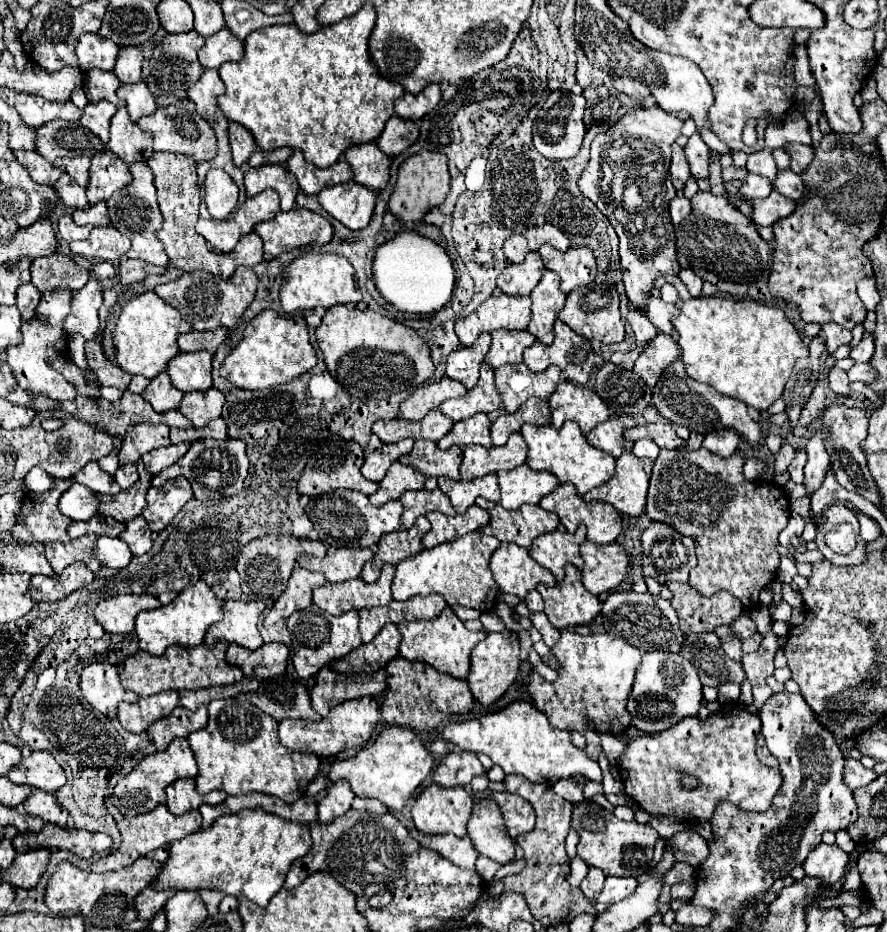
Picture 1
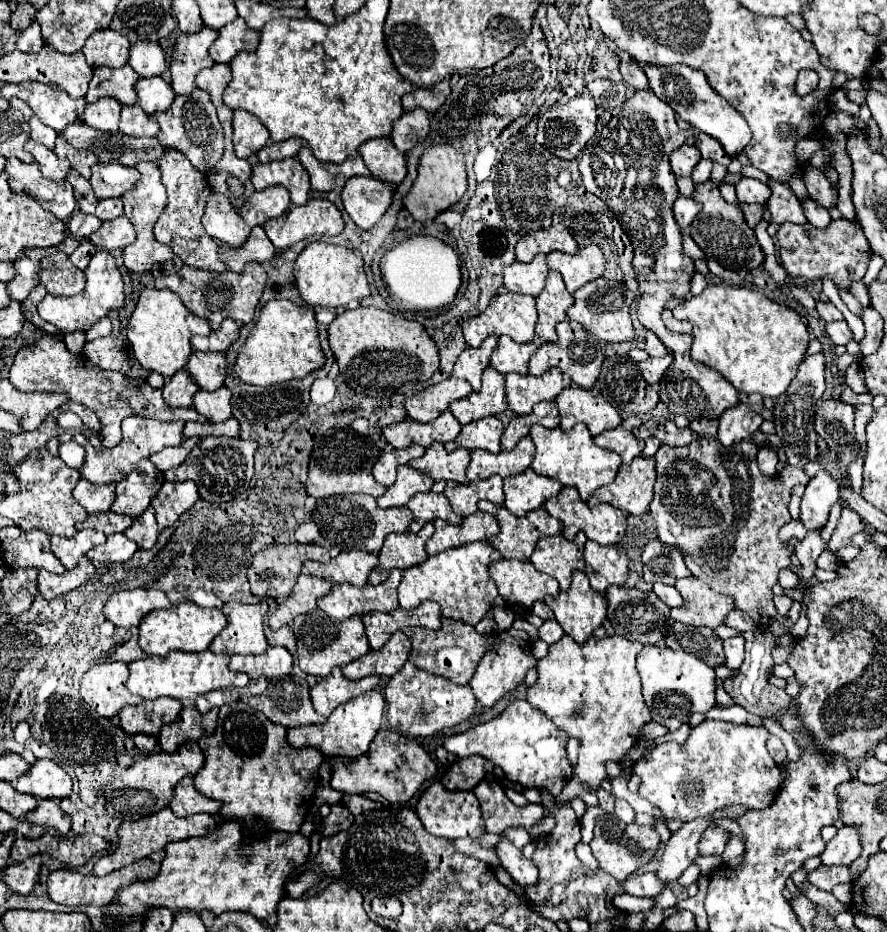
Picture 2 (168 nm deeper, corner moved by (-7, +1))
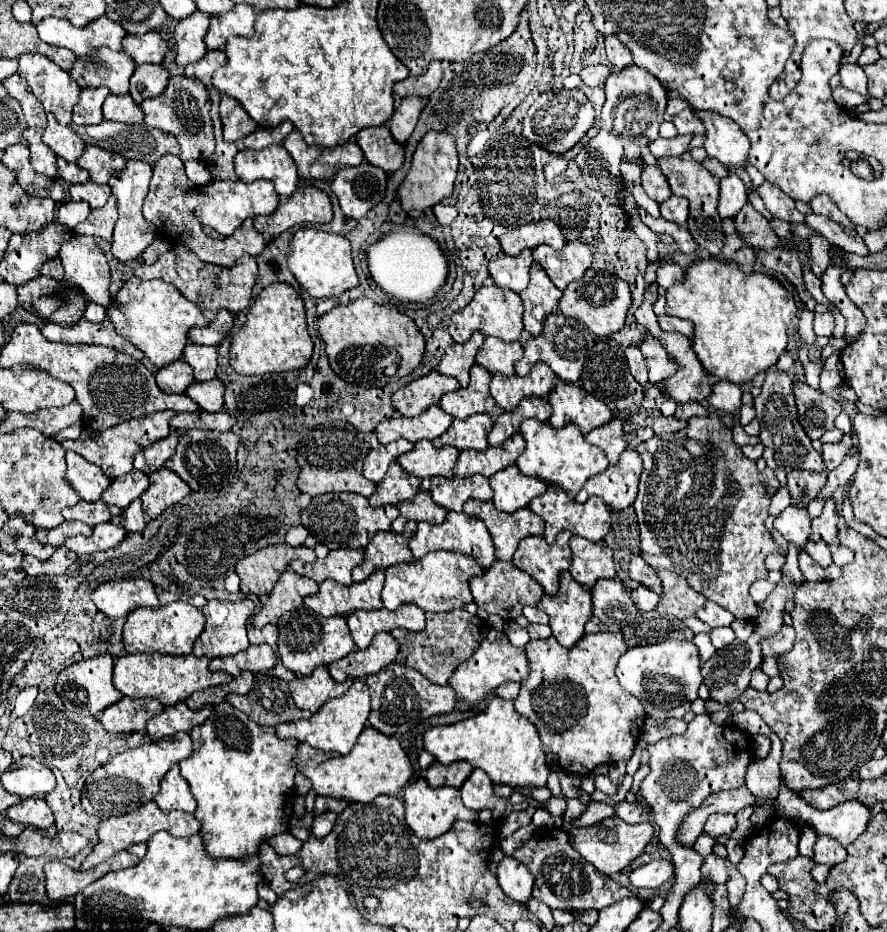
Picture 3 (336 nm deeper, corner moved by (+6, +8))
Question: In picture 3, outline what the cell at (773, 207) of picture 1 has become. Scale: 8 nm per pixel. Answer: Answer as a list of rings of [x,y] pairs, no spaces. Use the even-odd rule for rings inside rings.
[[[764,182],[758,188],[758,194],[764,200],[766,210],[774,218],[780,218],[780,220],[786,220],[786,222],[804,222],[804,214],[800,214],[796,210],[794,200],[790,200],[790,196],[786,196],[778,186],[774,186],[770,182]]]

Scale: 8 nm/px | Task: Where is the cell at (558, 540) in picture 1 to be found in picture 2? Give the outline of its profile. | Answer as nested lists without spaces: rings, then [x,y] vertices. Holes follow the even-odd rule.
[[[579,533],[573,541],[563,539],[563,535],[543,537],[539,539],[529,561],[537,571],[555,577],[559,581],[559,591],[567,591],[573,571],[585,569],[583,559],[585,541],[587,537],[583,533]]]

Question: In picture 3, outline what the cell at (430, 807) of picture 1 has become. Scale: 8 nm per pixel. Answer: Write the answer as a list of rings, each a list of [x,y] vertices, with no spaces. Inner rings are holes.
[[[418,776],[416,780],[412,780],[406,790],[404,790],[404,808],[406,808],[406,824],[412,828],[412,832],[418,838],[434,838],[440,836],[444,832],[450,830],[450,826],[458,820],[466,820],[466,822],[476,822],[478,814],[470,808],[464,806],[462,798],[460,798],[460,790],[454,788],[432,788],[430,784],[426,784],[426,780],[422,776]]]

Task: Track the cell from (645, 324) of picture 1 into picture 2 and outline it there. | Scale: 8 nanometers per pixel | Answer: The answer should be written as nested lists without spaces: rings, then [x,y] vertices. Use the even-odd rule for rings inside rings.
[[[645,331],[645,351],[651,355],[651,357],[661,357],[661,355],[667,355],[667,347],[663,347],[663,343],[659,341],[659,337],[651,331]]]

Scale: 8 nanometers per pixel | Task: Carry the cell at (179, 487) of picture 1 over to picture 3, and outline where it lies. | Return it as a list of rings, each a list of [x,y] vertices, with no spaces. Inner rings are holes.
[[[160,468],[158,472],[150,474],[150,486],[148,490],[140,496],[144,512],[150,518],[160,516],[168,506],[176,504],[184,496],[188,496],[192,490],[190,486],[176,476],[176,472]]]

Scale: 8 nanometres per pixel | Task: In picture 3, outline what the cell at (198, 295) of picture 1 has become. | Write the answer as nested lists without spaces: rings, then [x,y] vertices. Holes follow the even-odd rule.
[[[174,246],[172,250],[162,254],[152,266],[146,266],[146,264],[136,266],[134,274],[138,278],[160,278],[164,282],[174,284],[182,292],[182,296],[192,300],[202,310],[202,314],[208,320],[214,320],[214,316],[220,308],[226,308],[232,314],[238,314],[248,308],[250,298],[252,298],[252,288],[256,284],[258,268],[256,268],[254,256],[250,256],[250,254],[240,256],[232,268],[224,268],[224,266],[216,266],[216,264],[198,260],[198,256],[192,250],[188,250],[186,246]]]

